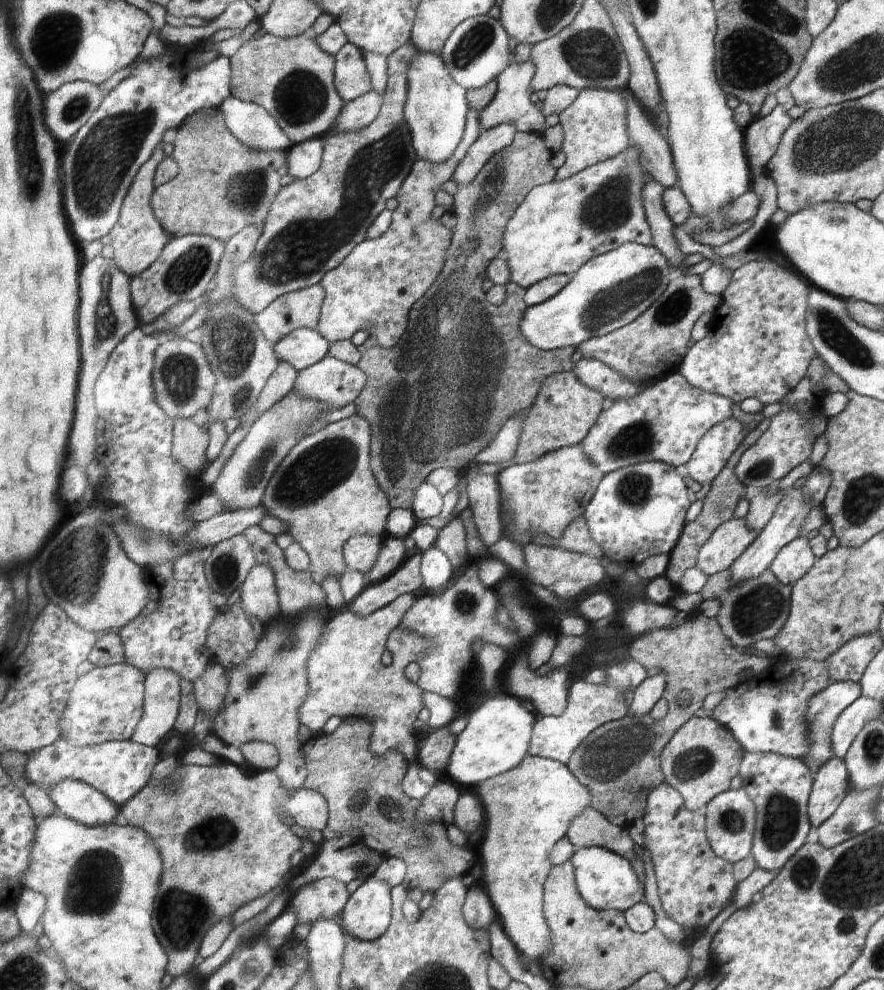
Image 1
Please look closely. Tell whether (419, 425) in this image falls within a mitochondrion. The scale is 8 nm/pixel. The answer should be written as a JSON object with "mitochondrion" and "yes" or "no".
{"mitochondrion":"yes"}

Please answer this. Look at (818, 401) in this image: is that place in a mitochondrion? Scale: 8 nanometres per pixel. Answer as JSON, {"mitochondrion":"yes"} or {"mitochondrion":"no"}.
{"mitochondrion":"no"}

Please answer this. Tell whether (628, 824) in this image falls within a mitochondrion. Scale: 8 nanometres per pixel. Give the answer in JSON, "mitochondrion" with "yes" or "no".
{"mitochondrion":"no"}

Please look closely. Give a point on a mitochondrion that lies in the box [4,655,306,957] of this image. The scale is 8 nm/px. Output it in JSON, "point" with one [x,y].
{"point":[95,882]}

